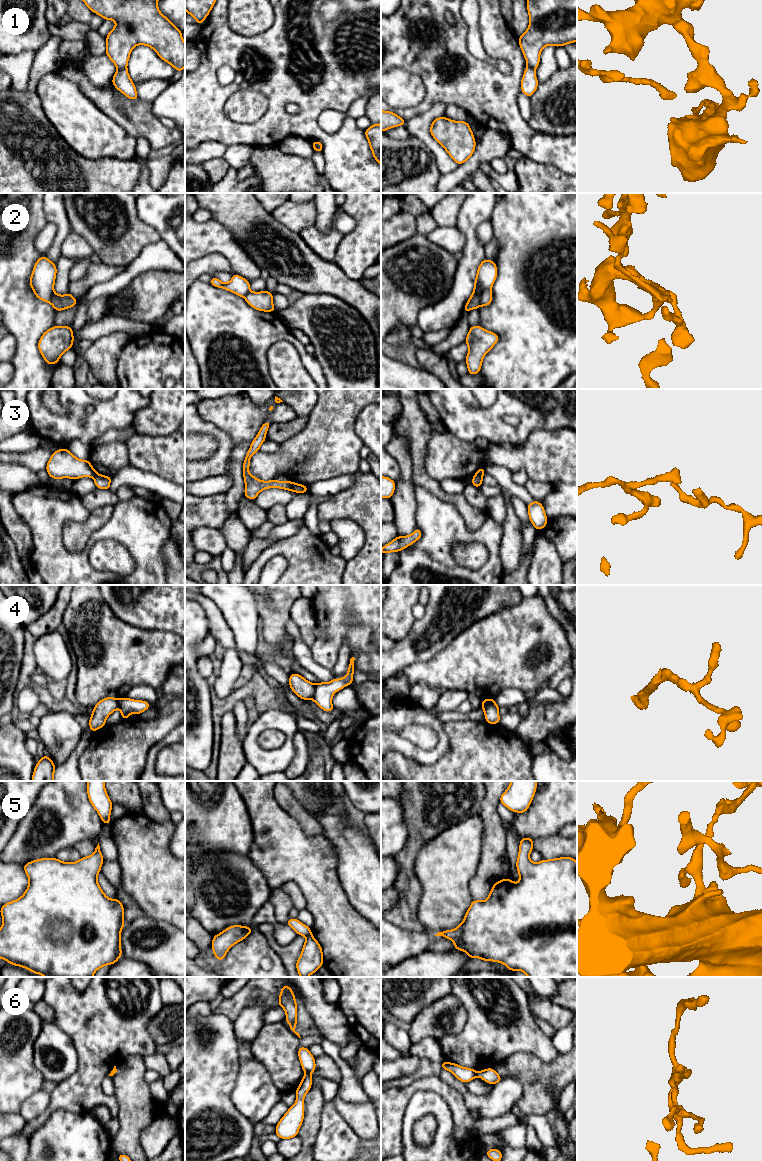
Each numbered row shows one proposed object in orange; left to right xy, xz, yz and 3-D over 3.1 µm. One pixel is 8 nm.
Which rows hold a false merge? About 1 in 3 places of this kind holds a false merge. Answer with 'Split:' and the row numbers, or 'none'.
Split: 1, 2, 3, 4, 6

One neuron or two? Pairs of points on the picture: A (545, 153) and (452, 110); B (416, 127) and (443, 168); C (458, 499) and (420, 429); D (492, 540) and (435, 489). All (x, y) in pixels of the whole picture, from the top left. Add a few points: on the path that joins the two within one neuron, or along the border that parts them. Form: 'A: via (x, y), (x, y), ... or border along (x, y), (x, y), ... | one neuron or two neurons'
A: border along (447, 105), (457, 105), (468, 115) | two neurons
B: via (426, 137), (442, 158) | one neuron
C: via (437, 491), (418, 471), (418, 450) | one neuron
D: border along (487, 512), (475, 530), (470, 530), (460, 515) | two neurons

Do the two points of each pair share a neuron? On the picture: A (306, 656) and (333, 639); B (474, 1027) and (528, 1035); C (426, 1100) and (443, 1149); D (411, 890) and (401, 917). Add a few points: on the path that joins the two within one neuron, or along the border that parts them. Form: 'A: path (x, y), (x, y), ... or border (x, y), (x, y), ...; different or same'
A: border (310, 648), (312, 659), (318, 664), (329, 668); different
B: path (487, 1027), (492, 1027), (495, 1030), (515, 1031); same
C: path (438, 1112), (443, 1117), (443, 1137); same
D: path (409, 897), (405, 910); same

